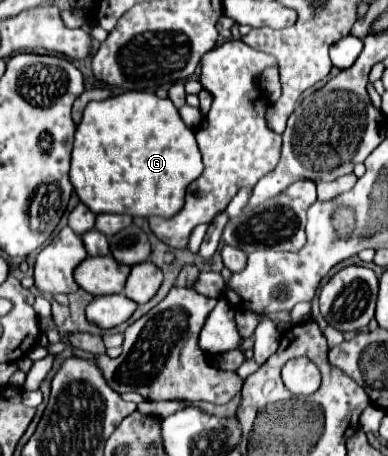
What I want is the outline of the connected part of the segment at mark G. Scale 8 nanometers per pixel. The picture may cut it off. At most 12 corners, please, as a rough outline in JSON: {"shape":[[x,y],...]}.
{"shape":[[171,99],[91,101],[71,183],[93,213],[173,217],[203,171]]}

